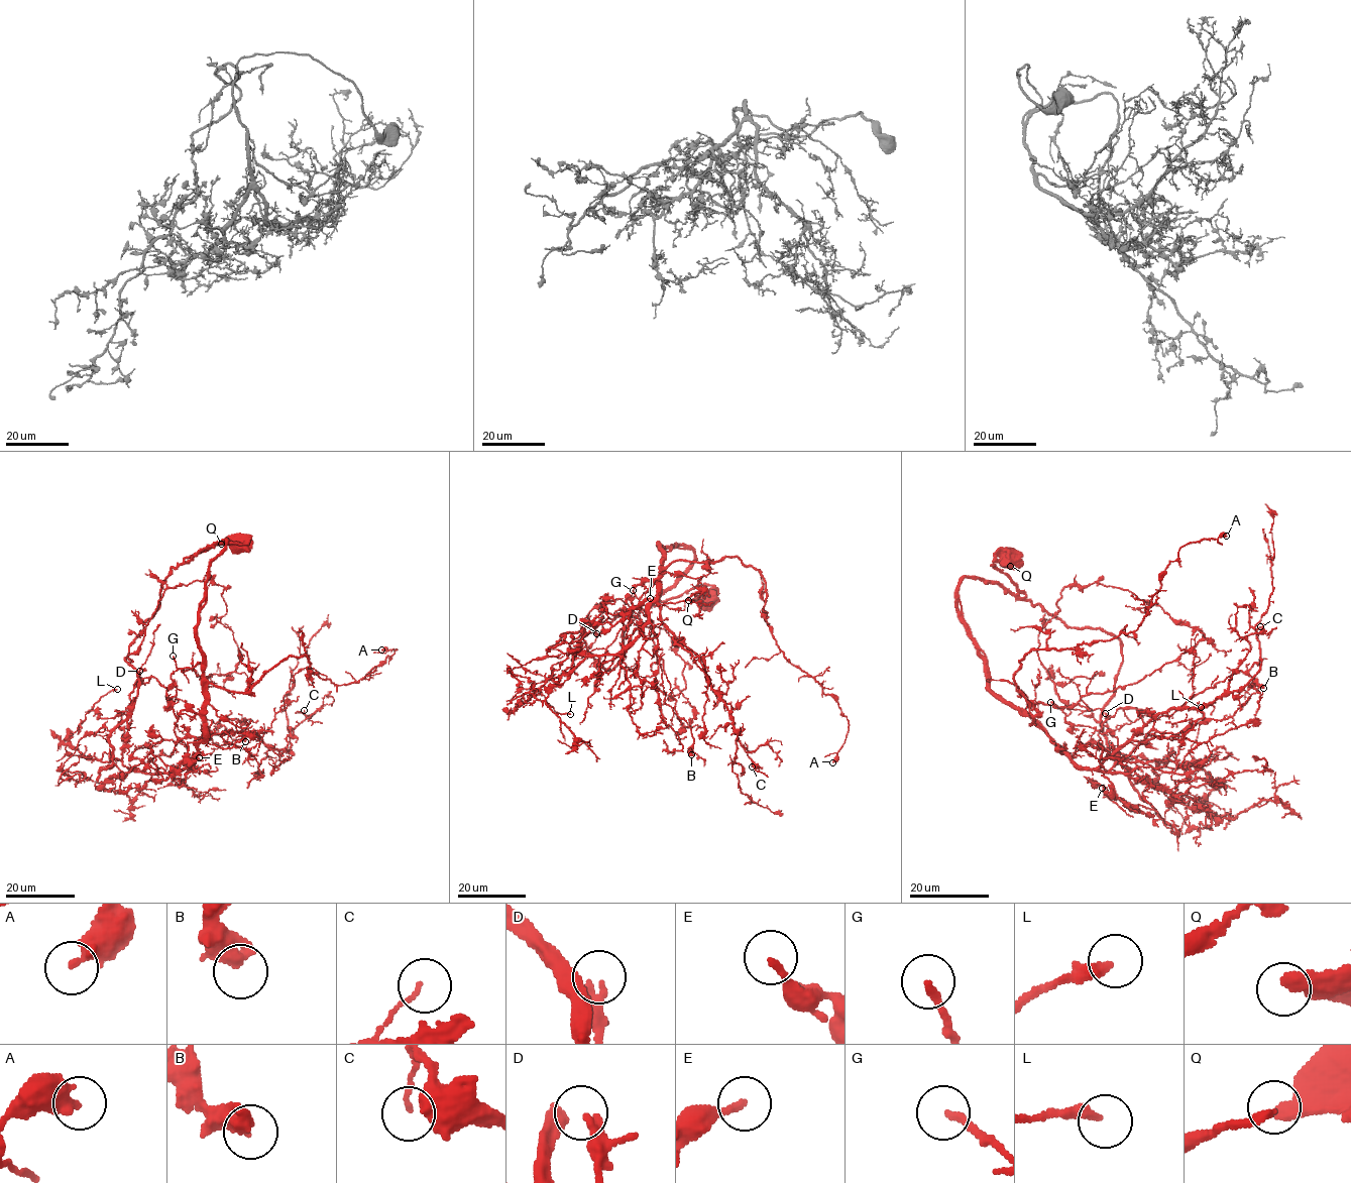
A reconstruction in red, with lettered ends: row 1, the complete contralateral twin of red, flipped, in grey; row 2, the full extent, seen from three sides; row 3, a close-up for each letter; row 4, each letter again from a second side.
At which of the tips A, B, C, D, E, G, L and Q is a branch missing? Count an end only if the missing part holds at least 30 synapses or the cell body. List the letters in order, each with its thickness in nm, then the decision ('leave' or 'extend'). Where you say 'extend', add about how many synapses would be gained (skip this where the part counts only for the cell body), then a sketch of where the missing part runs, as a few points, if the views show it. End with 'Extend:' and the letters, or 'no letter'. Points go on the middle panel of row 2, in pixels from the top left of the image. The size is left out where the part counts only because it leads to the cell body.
A: calibre 400 nm; leave
B: calibre 500 nm; leave
C: calibre 100 nm; leave
D: calibre 240 nm; leave
E: calibre 200 nm; leave
G: calibre 200 nm; leave
L: calibre 320 nm; leave
Q: calibre 480 nm; leave
Extend: no letter

